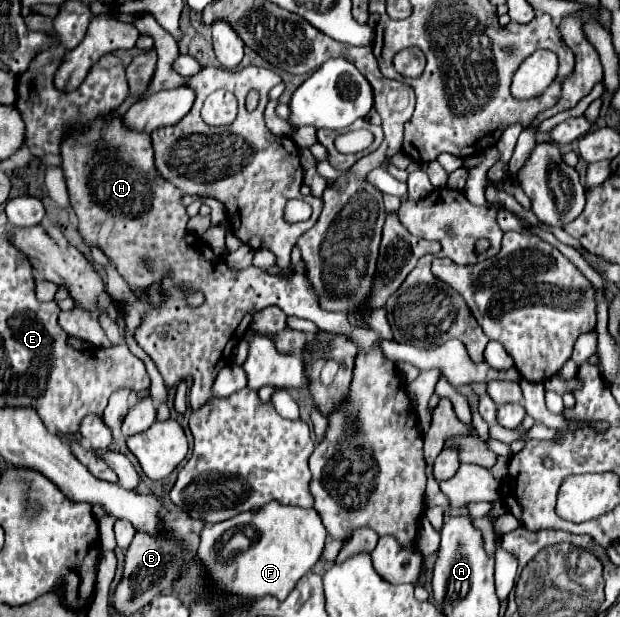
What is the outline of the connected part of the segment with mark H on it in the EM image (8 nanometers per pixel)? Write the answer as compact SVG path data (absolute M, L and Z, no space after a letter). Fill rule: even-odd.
M113 110L93 118L93 122L87 122L85 126L67 130L67 136L61 142L61 158L63 158L61 166L63 166L65 178L67 178L67 190L71 196L71 208L75 210L75 214L79 218L79 232L83 234L85 242L101 248L115 262L119 274L127 280L127 284L133 284L133 290L141 296L141 300L147 300L145 290L153 282L157 282L159 278L163 280L165 276L171 278L171 280L167 278L167 282L163 282L165 284L165 304L157 306L157 308L151 306L145 312L143 324L135 330L135 340L151 356L151 360L155 362L155 366L157 366L157 370L163 376L167 386L177 384L183 378L193 378L193 398L189 398L189 404L193 410L205 406L205 402L209 402L213 398L213 392L211 392L213 382L215 382L219 370L225 364L229 364L229 356L231 356L229 350L233 348L233 340L237 338L237 344L239 344L239 340L243 340L245 332L249 330L249 324L251 324L255 310L267 308L271 304L279 306L285 314L311 320L321 330L351 336L351 340L361 350L367 350L371 344L379 342L383 348L383 354L393 362L409 362L421 370L441 368L451 386L461 386L461 384L471 384L471 382L491 382L493 378L509 380L509 382L521 380L521 374L517 370L501 372L501 370L489 368L487 362L477 364L477 362L469 360L467 350L459 340L447 340L447 342L437 344L433 348L419 348L419 346L383 340L375 330L363 330L363 328L351 326L349 320L345 318L345 314L327 312L319 306L317 294L315 294L309 278L305 276L303 266L301 266L301 270L297 268L289 276L289 282L283 276L267 274L263 268L255 268L255 266L249 266L245 270L229 270L229 266L225 266L225 258L217 256L207 242L203 242L195 234L187 232L189 216L187 216L187 210L181 202L181 198L183 198L181 190L177 190L171 182L165 182L165 178L161 178L161 174L157 174L157 170L153 166L151 136L145 132L127 130L123 118L115 116ZM187 290L201 291L203 298L205 298L203 304L189 306L186 297L182 296Z

